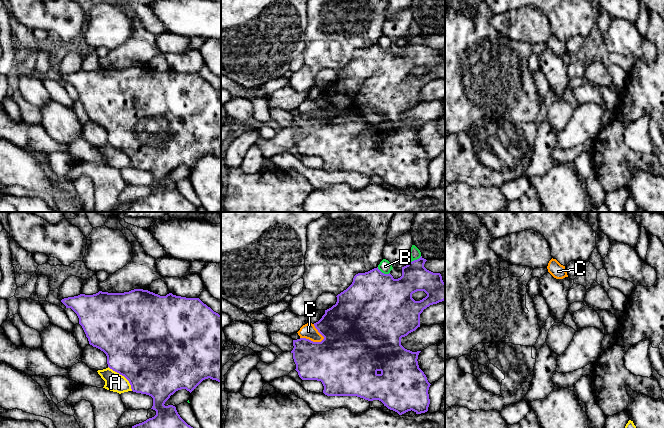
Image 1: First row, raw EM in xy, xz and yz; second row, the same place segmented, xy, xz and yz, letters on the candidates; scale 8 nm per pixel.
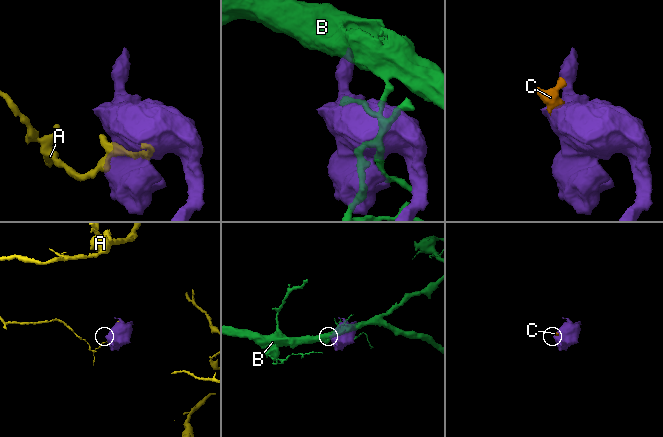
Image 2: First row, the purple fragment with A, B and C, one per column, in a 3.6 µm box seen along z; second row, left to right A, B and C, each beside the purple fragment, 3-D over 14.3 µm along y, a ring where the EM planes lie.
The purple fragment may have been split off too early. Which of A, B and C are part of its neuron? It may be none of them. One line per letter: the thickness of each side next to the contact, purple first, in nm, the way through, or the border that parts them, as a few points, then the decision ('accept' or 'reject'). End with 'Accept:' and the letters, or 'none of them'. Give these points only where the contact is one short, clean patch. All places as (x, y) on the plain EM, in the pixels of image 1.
A: 500/150 nm | reject
B: 500/100 nm | reject
C: 400/120 nm | along xz (324, 113), (320, 117), (300, 114) | reject
Accept: none of them

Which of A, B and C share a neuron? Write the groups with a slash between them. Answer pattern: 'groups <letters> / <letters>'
groups A / B / C

